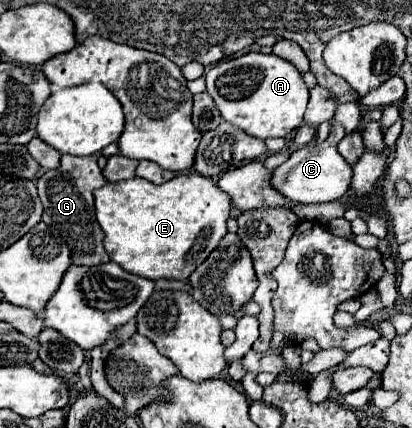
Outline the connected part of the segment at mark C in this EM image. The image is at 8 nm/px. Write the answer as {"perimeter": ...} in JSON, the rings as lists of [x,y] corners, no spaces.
{"perimeter":[[[332,122],[330,136],[327,140],[324,140],[322,144],[308,144],[308,146],[296,150],[294,154],[290,154],[290,158],[284,164],[280,164],[272,172],[272,178],[270,178],[272,186],[280,194],[284,194],[288,200],[300,202],[300,204],[330,202],[330,200],[338,200],[340,196],[344,196],[346,190],[350,188],[352,168],[338,152],[337,145],[342,138],[344,138],[344,128],[336,122]]]}

